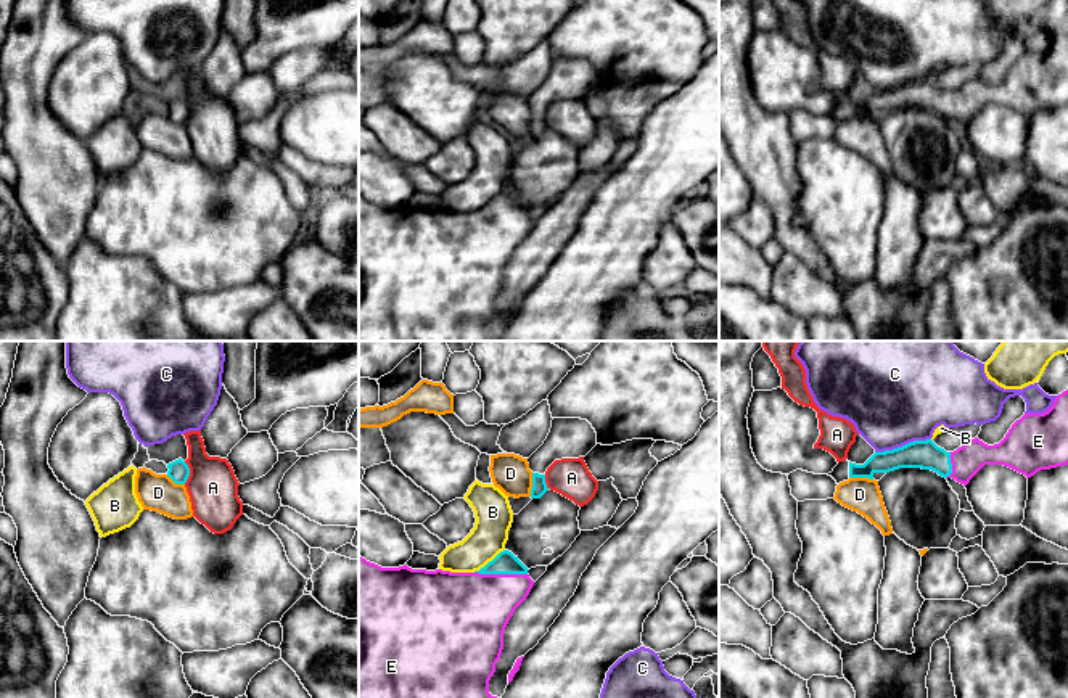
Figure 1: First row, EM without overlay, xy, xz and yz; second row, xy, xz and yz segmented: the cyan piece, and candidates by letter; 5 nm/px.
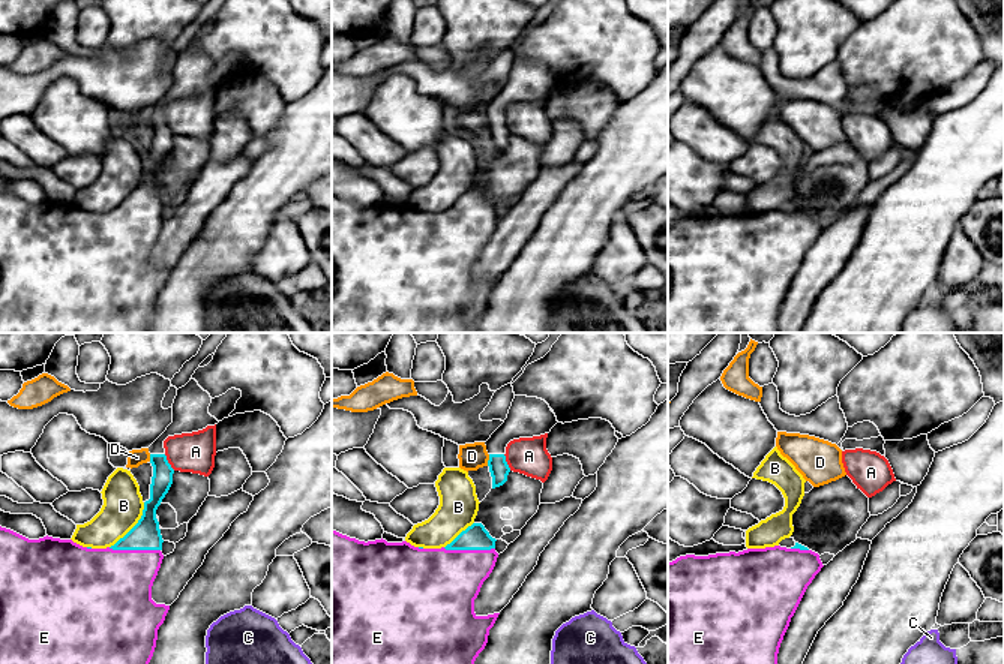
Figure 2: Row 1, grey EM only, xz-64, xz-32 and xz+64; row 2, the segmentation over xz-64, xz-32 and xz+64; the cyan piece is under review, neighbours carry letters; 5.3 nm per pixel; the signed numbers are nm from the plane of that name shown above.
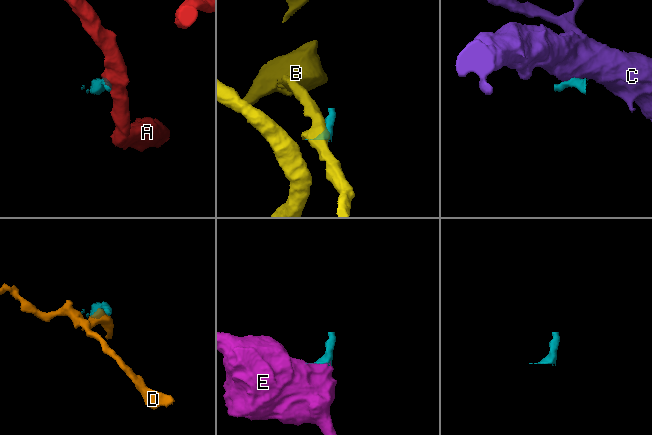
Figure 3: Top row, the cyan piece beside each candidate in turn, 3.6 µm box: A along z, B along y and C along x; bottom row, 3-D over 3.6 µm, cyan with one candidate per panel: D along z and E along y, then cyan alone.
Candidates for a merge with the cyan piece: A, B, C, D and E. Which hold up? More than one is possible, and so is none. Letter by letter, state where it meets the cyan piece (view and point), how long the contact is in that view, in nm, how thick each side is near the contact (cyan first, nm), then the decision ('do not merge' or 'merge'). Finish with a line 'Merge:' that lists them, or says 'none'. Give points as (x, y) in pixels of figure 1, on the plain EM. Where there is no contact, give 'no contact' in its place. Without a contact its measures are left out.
A: xy (188, 113) | 110 nm | 110/260 nm | do not merge
B: xz (489, 201) | 200 nm | 110/190 nm | do not merge
C: yz (903, 86) | 280 nm | 140/440 nm | do not merge
D: xz (533, 124) | 120 nm | 80/190 nm | do not merge
E: xz (501, 213) | 260 nm | 110/400 nm | merge
Merge: E

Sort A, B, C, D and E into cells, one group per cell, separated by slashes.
A / B / C / D / E

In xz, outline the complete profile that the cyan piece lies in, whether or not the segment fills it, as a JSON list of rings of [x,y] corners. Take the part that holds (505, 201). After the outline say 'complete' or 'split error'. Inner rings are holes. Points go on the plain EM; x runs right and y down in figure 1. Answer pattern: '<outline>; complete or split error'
[[[500,191],[492,201],[474,212],[381,207],[359,195],[359,341],[500,341],[489,333],[489,320],[503,289],[503,272],[515,249],[529,235],[534,220],[528,207],[511,191]]]; split error

